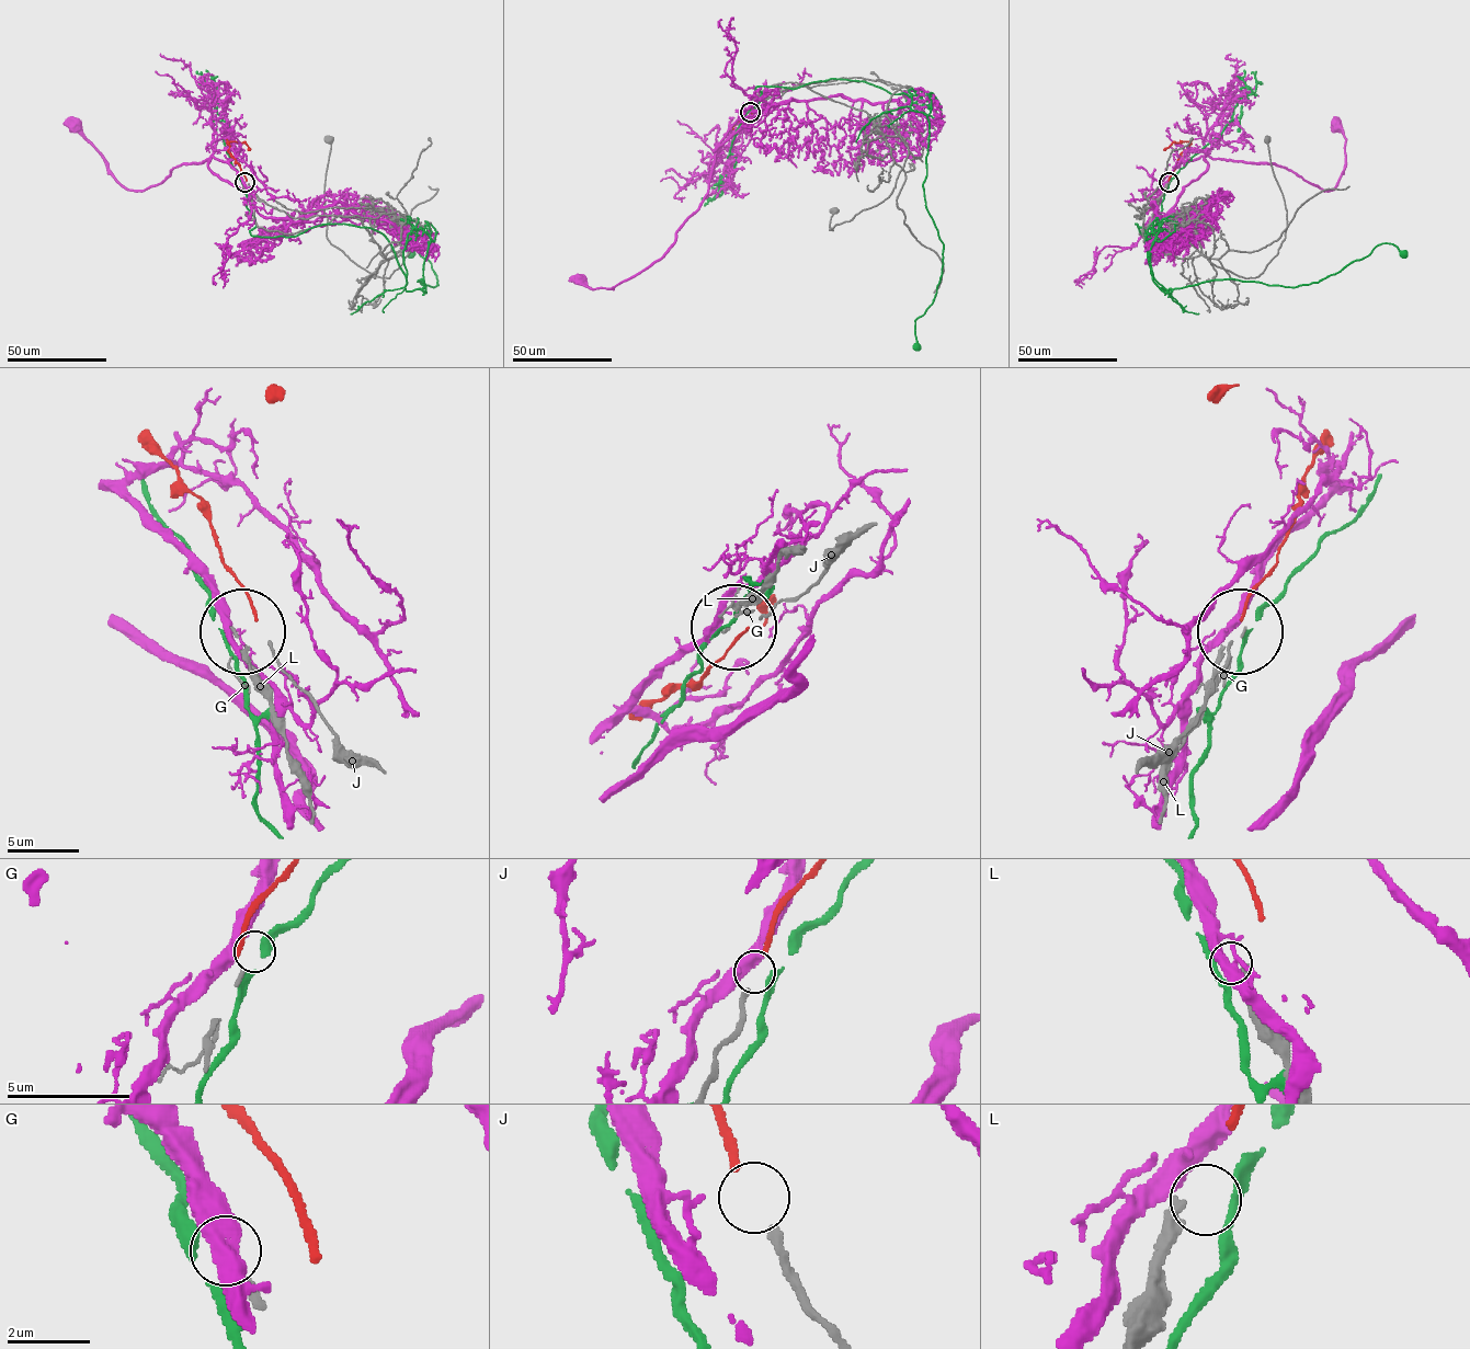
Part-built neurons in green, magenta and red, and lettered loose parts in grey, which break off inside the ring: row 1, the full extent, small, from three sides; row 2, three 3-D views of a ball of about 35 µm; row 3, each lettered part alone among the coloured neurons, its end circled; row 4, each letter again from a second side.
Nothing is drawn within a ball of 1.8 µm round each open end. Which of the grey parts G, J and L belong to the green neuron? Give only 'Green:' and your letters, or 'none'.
Green: none

